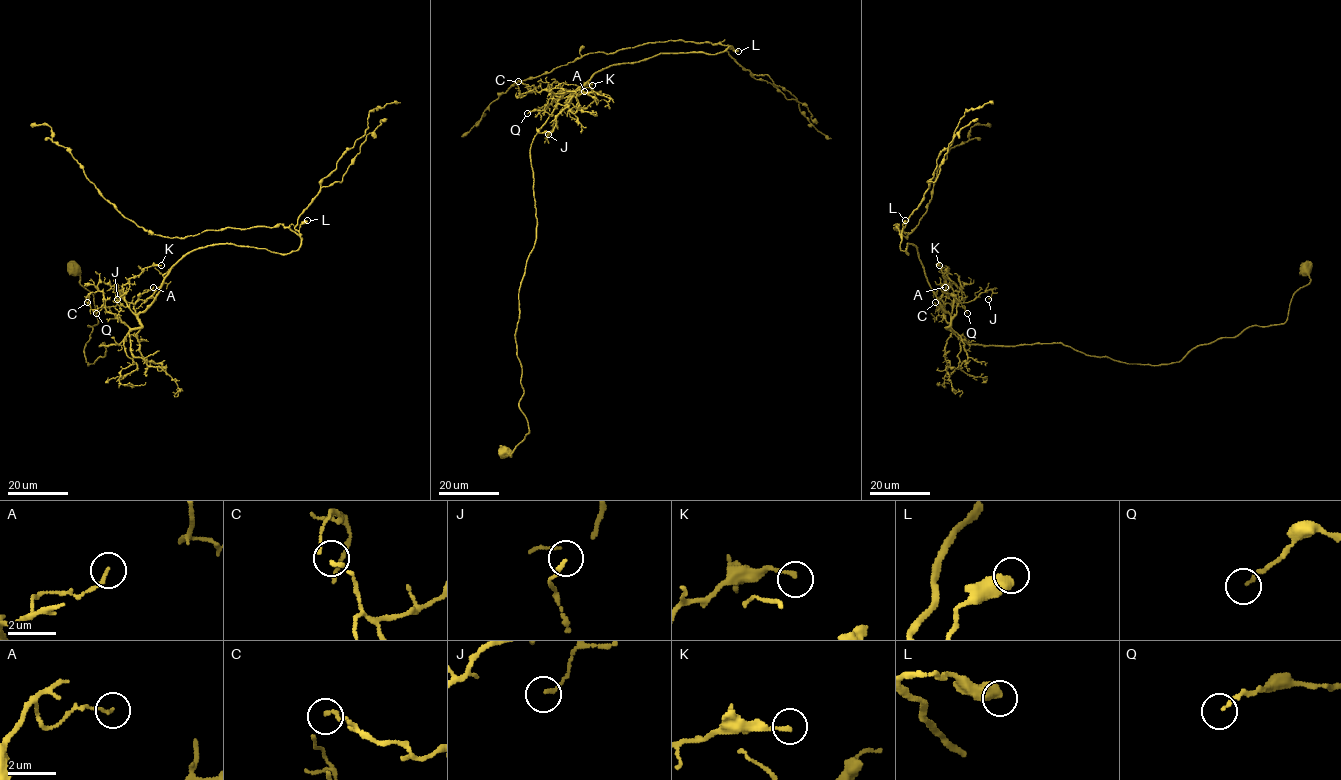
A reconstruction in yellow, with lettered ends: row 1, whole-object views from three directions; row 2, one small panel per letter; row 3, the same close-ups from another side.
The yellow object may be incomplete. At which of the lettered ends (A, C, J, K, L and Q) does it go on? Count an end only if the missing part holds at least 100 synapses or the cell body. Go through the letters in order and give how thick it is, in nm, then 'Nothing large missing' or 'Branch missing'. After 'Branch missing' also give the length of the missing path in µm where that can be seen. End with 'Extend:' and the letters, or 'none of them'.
A: Thickness 110 nm. Nothing large missing
C: Thickness 110 nm. Nothing large missing
J: Thickness 140 nm. Nothing large missing
K: Thickness 160 nm. Nothing large missing
L: Thickness 550 nm. Nothing large missing
Q: Thickness 130 nm. Nothing large missing
Extend: none of them

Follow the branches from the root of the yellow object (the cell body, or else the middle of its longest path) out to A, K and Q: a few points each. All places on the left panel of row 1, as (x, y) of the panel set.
A: (73, 267), (97, 318), (87, 365), (103, 343), (141, 326), (134, 305), (153, 287)
K: (73, 267), (97, 318), (87, 365), (103, 343), (141, 326), (122, 287), (161, 265)
Q: (73, 267), (97, 318), (87, 365), (103, 343), (141, 326), (119, 301), (96, 313)

